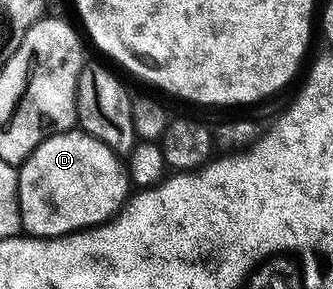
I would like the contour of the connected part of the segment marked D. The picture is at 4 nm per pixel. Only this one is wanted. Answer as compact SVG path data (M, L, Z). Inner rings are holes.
M79 129L50 136L18 167L20 225L37 239L53 239L99 227L119 213L129 194L125 160Z

